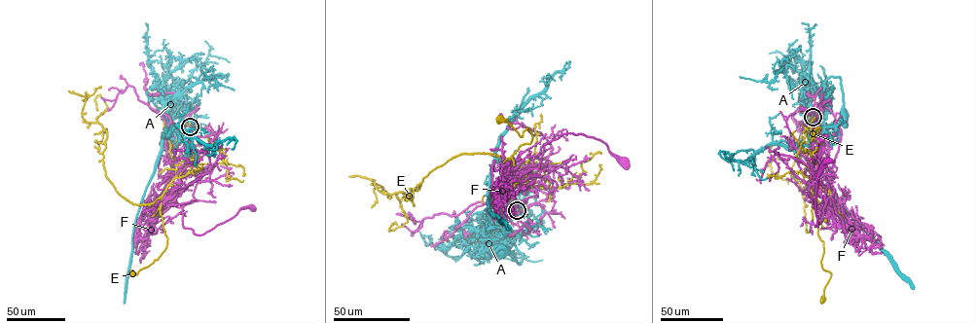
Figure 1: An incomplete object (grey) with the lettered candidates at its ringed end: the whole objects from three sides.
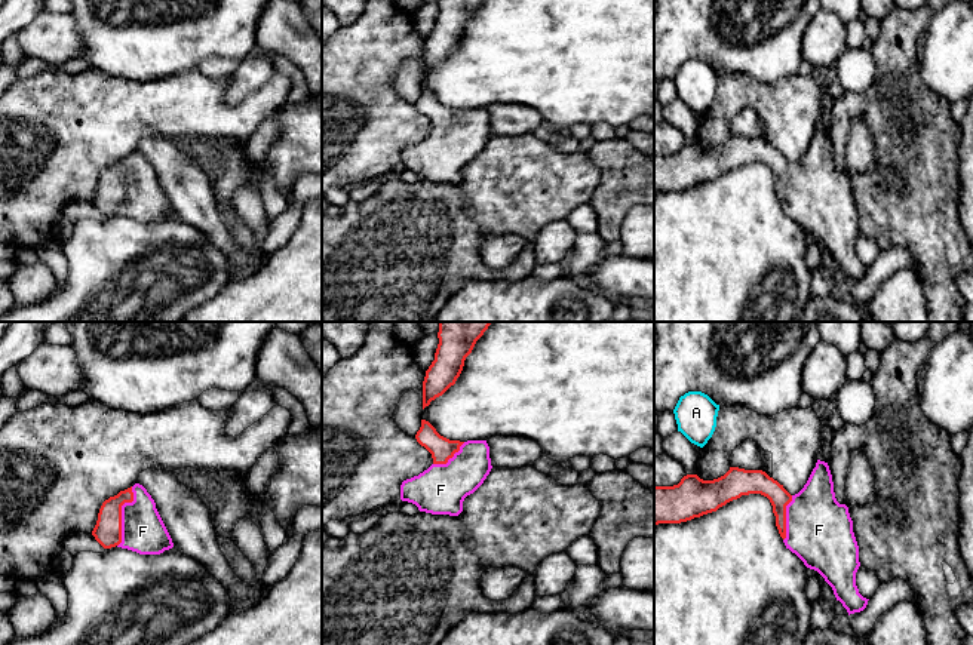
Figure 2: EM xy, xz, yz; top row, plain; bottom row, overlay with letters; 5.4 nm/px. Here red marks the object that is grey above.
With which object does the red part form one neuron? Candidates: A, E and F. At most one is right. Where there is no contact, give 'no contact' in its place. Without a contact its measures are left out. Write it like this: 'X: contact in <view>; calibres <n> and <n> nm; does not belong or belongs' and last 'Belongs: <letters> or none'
A: no contact; does not belong
E: no contact; does not belong
F: contact in xy; calibres 150 and 240 nm; belongs
Belongs: F

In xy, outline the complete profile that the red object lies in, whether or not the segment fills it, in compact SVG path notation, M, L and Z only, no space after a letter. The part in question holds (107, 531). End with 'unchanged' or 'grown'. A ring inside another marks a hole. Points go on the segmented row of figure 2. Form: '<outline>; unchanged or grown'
M139 483L102 503L92 535L104 549L117 546L139 555L174 547L154 500Z; grown

